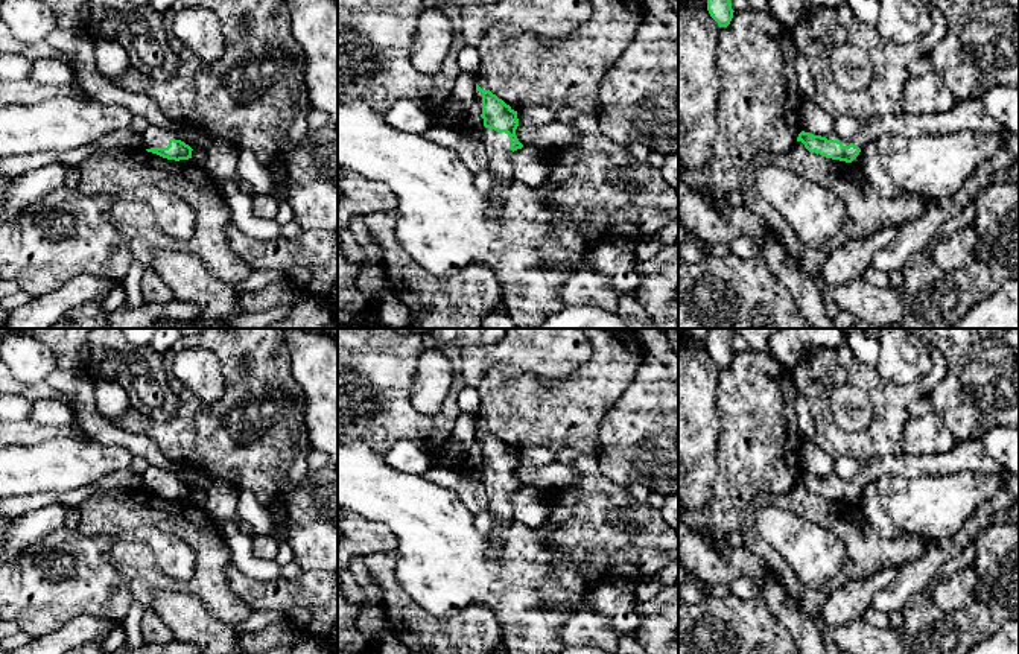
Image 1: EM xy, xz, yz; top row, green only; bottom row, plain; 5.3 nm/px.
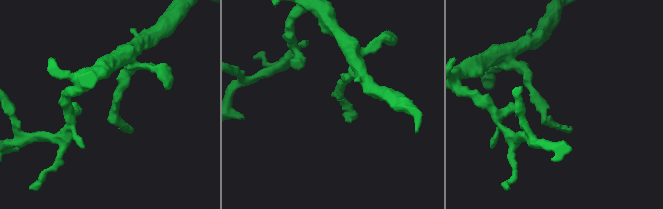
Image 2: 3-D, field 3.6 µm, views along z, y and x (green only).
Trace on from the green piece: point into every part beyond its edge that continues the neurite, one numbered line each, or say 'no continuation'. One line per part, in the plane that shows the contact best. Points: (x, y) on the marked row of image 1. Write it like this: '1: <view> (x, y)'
1: xz (496, 143)

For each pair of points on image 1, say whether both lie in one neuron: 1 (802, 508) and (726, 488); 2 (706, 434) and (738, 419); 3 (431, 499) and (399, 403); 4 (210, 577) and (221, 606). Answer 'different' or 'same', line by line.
1: different
2: different
3: different
4: same

